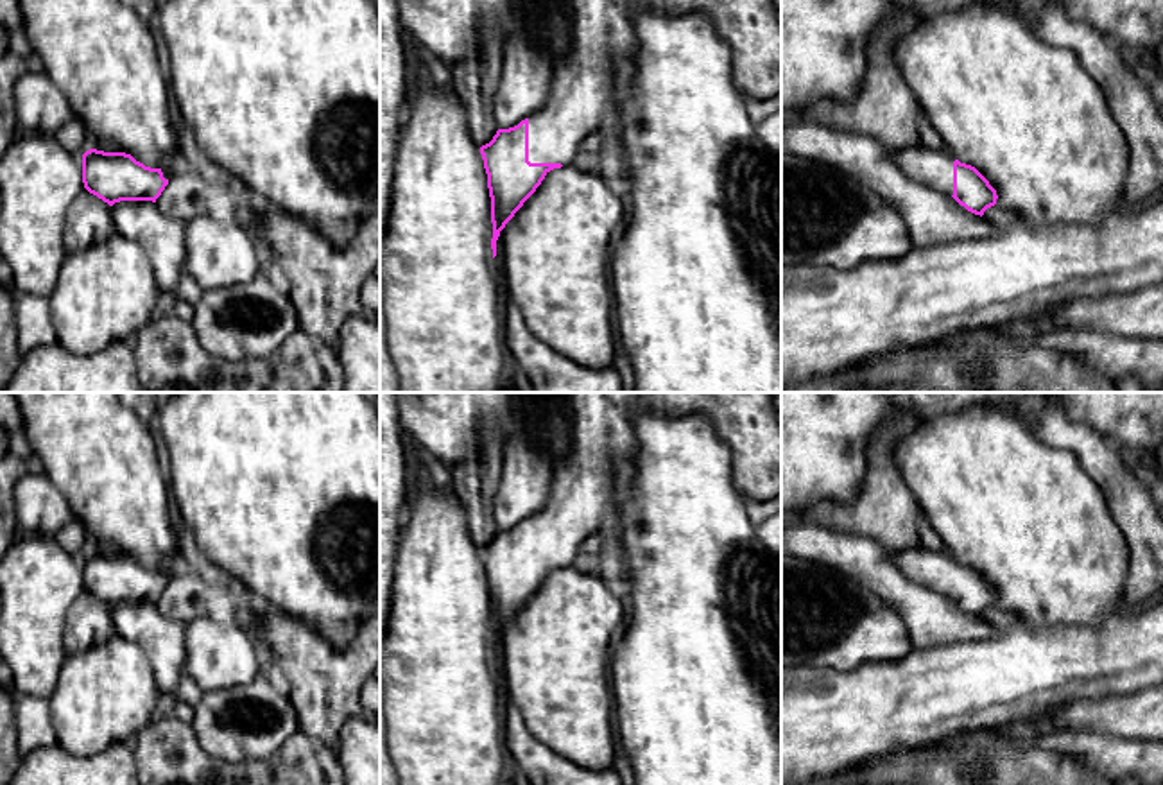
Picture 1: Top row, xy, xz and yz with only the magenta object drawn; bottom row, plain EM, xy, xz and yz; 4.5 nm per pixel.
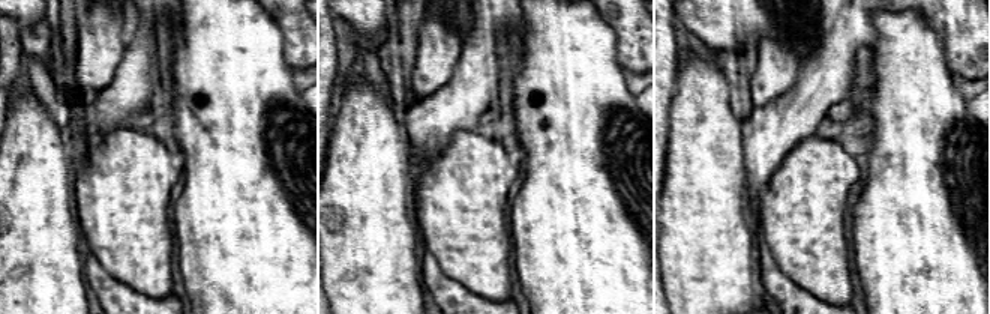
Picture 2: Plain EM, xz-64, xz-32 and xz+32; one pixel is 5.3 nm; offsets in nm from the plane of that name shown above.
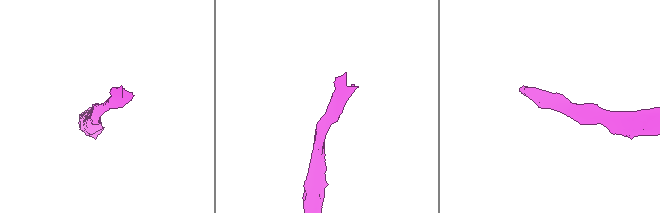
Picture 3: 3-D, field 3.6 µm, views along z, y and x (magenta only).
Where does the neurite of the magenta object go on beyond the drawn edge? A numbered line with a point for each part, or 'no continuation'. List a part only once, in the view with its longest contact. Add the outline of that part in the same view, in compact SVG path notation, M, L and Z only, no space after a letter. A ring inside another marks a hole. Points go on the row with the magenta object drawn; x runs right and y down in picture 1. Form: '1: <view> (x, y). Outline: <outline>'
1: xz (585, 86). Outline: M570 0L570 50L552 66L547 104L529 116L529 161L575 165L581 143L600 129L620 95L625 65L638 50L633 14L656 9L667 14L704 14L731 47L733 82L745 99L781 95L781 22L772 0Z

